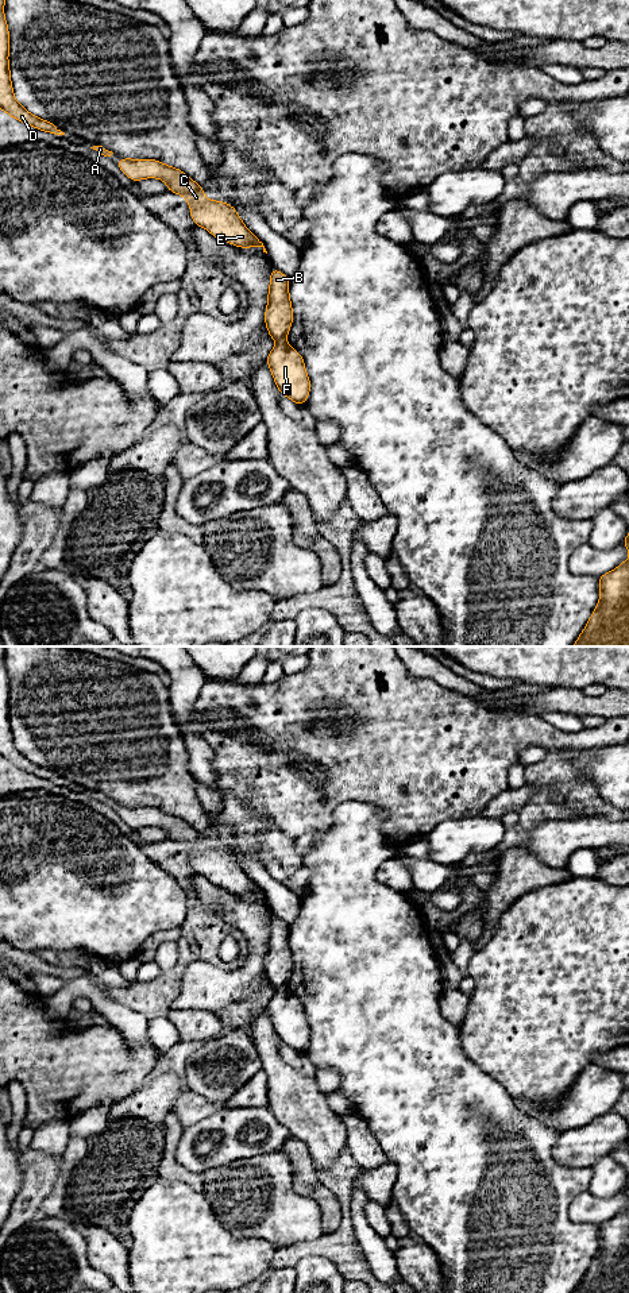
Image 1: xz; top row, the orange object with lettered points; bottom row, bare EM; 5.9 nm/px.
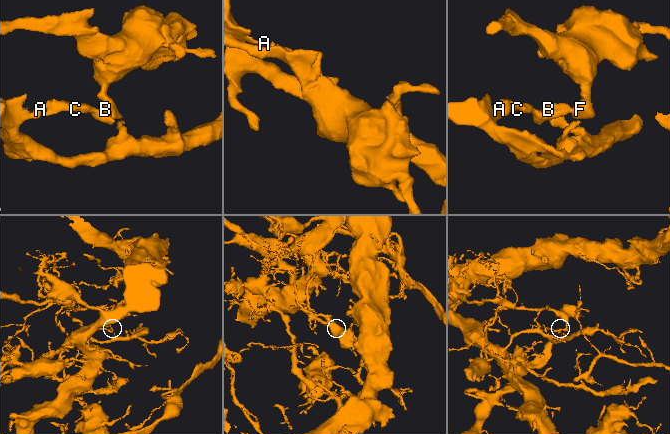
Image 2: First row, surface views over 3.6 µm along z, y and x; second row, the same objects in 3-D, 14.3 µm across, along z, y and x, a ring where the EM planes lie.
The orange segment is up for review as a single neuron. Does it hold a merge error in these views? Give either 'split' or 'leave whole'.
split

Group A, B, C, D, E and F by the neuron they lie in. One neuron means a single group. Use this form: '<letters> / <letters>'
A B C D E / F

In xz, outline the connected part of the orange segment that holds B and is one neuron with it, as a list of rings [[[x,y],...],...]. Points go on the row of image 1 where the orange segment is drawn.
[[[273,267],[265,323],[270,337],[285,343],[293,323],[292,301],[289,297],[289,278]]]

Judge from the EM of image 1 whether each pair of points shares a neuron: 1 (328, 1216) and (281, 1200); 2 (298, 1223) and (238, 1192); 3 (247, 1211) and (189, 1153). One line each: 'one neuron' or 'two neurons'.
1: two neurons
2: one neuron
3: two neurons

